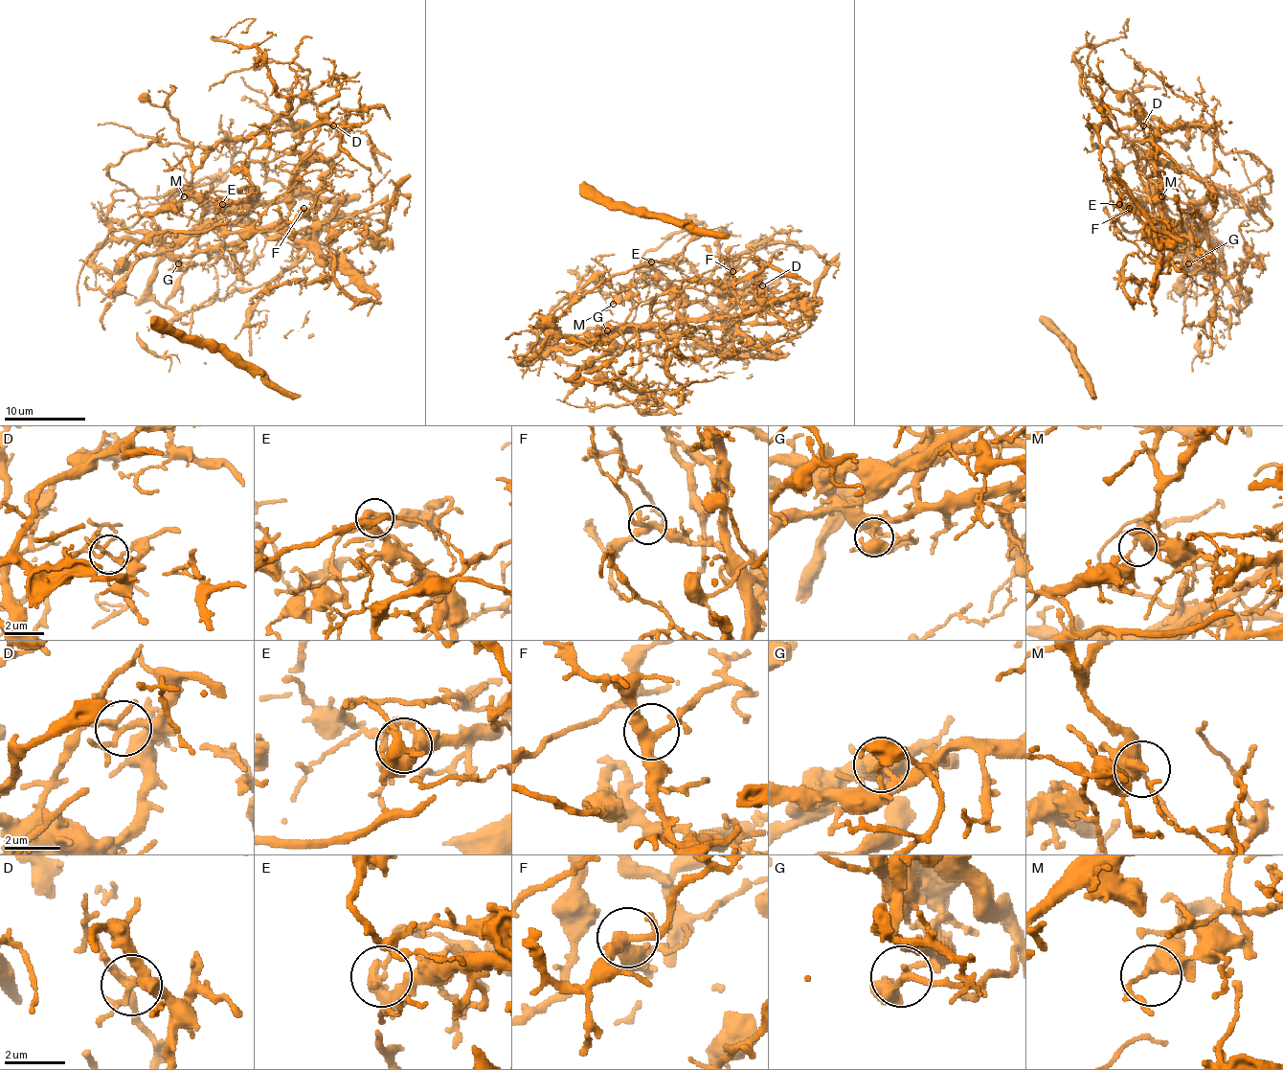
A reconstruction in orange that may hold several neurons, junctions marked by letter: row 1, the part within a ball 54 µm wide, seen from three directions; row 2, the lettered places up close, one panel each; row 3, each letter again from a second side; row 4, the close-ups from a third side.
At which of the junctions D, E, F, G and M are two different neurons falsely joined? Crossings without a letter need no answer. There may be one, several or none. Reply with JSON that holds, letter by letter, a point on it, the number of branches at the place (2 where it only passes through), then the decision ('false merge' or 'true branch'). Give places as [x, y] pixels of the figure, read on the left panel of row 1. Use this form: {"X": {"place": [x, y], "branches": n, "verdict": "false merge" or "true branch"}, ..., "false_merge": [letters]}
{"D": {"place": [333, 125], "branches": 5, "verdict": "false merge"}, "E": {"place": [222, 204], "branches": 2, "verdict": "false merge"}, "F": {"place": [303, 208], "branches": 3, "verdict": "true branch"}, "G": {"place": [178, 263], "branches": 3, "verdict": "false merge"}, "M": {"place": [184, 196], "branches": 2, "verdict": "true branch"}, "false_merge": ["D", "E", "G"]}

